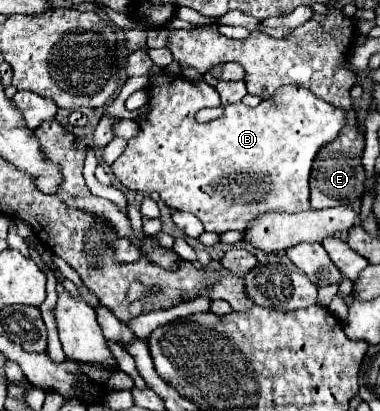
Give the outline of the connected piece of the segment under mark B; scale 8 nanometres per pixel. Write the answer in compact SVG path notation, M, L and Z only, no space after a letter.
M158 74L154 76L150 82L148 82L148 94L150 94L150 110L142 116L138 116L138 124L140 124L140 132L136 138L130 138L128 140L128 146L126 150L116 158L112 172L114 176L130 190L140 190L140 192L158 192L160 198L164 200L164 204L168 208L174 208L174 210L182 210L182 212L190 212L194 216L198 216L204 224L204 228L208 232L216 232L216 234L222 234L222 232L228 232L228 230L244 230L250 226L250 222L266 212L296 212L296 210L308 210L310 208L310 202L308 202L308 178L310 178L310 170L312 170L312 162L316 158L316 152L320 148L324 148L324 144L330 144L338 134L340 130L348 124L348 112L330 104L330 102L324 102L322 98L316 98L316 94L312 94L308 88L304 86L296 86L296 84L288 84L288 86L280 86L274 94L272 100L262 100L256 108L248 108L244 106L242 102L238 104L228 104L224 106L224 112L222 116L218 116L216 120L210 120L210 122L196 122L196 114L202 110L202 108L214 108L214 106L220 106L220 96L218 92L208 86L206 82L198 82L198 84L192 84L188 80L184 80L180 74Z

